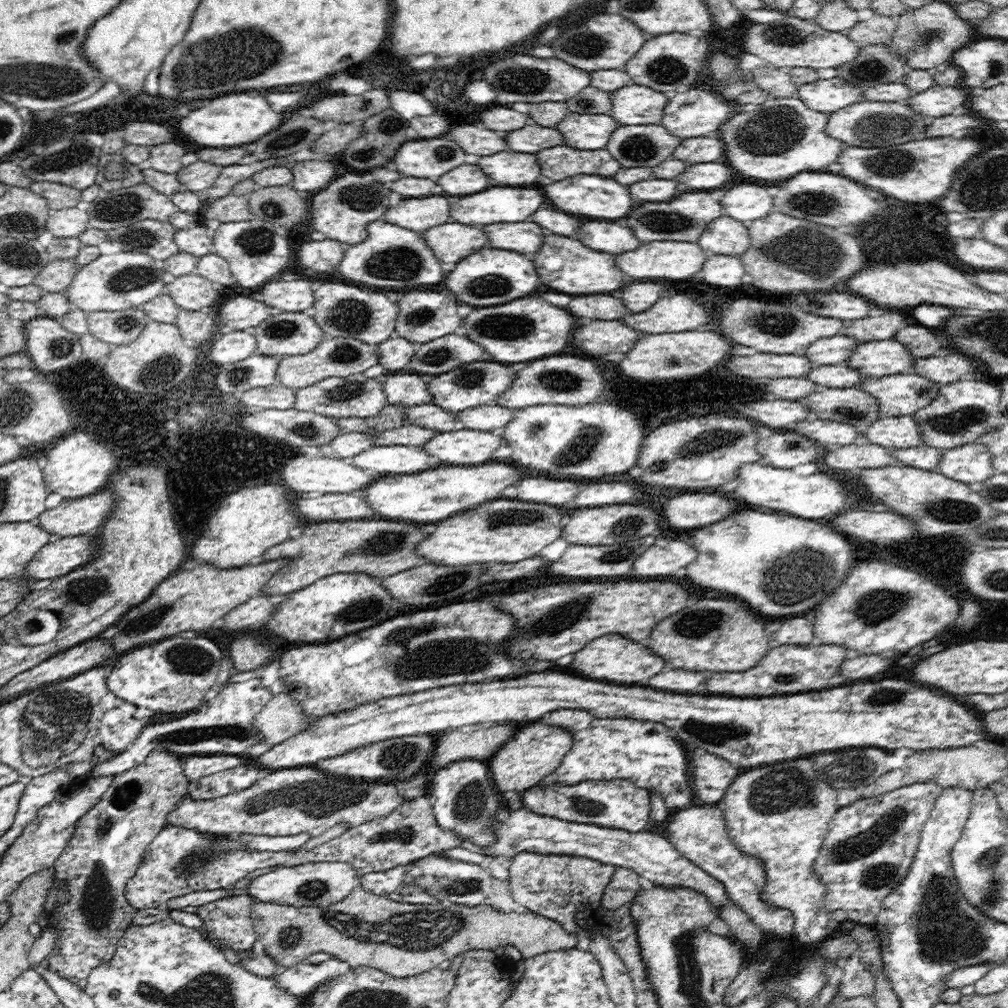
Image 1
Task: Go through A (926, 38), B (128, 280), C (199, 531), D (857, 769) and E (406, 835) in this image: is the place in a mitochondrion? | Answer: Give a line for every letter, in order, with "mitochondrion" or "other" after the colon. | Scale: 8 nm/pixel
A: mitochondrion
B: mitochondrion
C: other
D: mitochondrion
E: mitochondrion

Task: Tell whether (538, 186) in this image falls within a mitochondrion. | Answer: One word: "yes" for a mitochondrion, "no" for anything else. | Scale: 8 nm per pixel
no

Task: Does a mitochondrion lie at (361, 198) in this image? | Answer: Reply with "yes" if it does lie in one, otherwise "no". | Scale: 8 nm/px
yes

